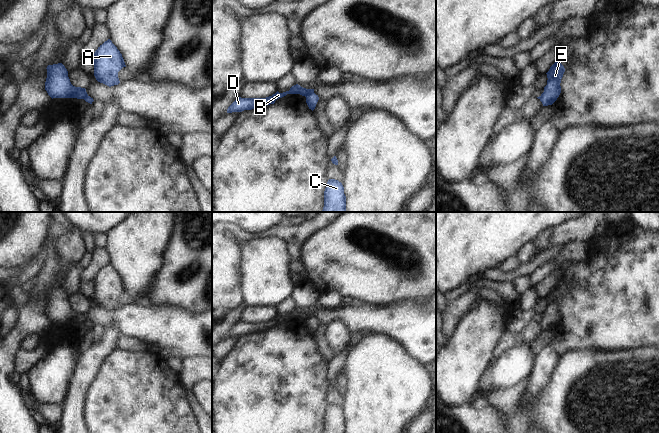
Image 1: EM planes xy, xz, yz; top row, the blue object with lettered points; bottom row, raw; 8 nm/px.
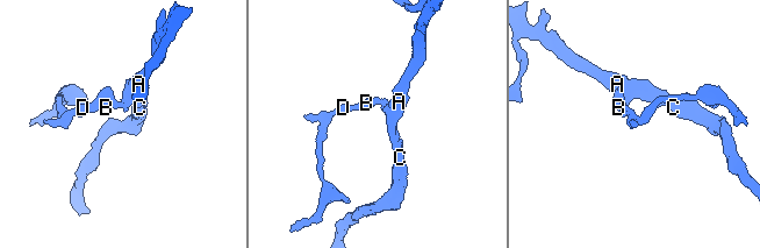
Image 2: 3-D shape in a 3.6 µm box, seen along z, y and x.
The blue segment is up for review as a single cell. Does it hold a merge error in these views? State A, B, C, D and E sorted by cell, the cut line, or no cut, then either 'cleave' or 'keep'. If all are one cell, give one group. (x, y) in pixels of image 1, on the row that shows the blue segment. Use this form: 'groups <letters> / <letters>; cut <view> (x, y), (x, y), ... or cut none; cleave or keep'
groups A C E / B D; cut xz (313, 91), (305, 96); cleave

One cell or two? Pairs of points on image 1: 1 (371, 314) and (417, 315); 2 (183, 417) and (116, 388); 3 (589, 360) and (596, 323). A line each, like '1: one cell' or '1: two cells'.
1: one cell
2: one cell
3: two cells

